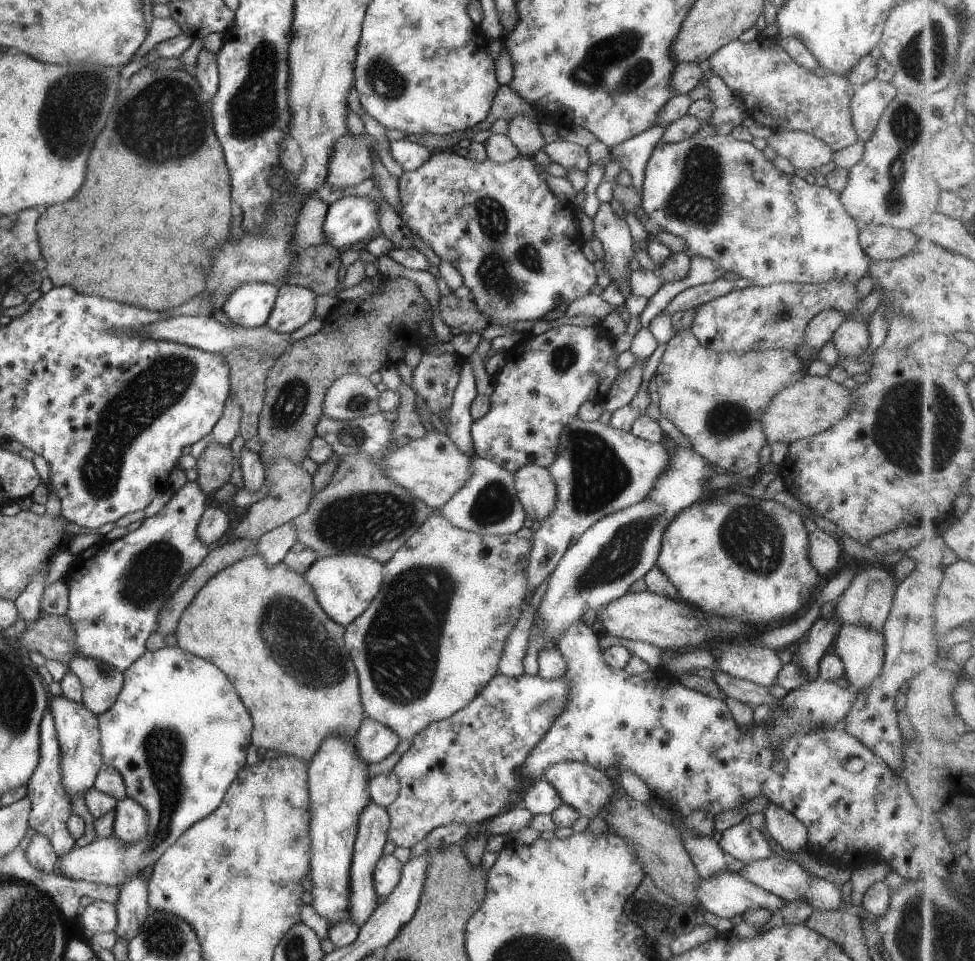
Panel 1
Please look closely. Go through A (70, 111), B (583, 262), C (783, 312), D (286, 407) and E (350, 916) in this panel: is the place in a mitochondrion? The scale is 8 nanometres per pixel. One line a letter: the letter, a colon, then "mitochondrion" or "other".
A: mitochondrion
B: other
C: mitochondrion
D: mitochondrion
E: other

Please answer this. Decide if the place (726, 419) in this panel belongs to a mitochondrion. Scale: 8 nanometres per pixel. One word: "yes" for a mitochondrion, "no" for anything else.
yes

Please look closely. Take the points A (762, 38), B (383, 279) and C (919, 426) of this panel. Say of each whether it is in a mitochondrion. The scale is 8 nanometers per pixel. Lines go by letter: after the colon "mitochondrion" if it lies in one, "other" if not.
A: other
B: other
C: mitochondrion

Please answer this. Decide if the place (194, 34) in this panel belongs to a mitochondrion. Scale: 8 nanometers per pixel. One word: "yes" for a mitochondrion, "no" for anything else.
no

